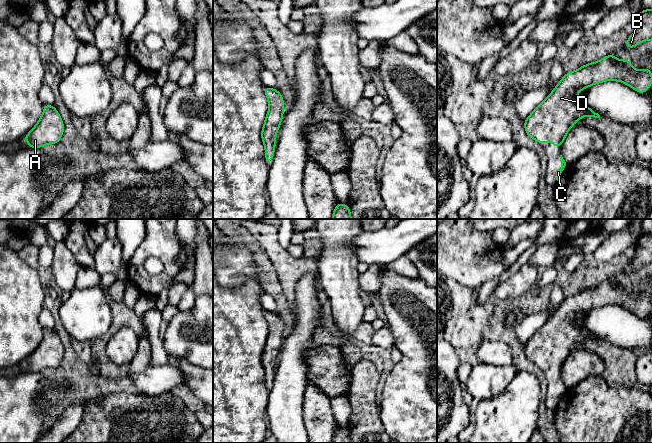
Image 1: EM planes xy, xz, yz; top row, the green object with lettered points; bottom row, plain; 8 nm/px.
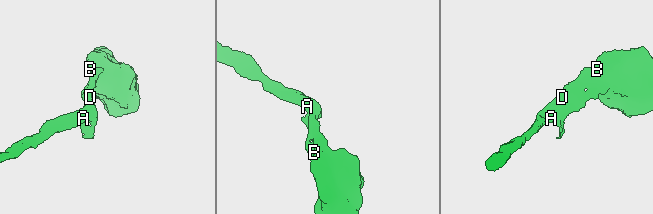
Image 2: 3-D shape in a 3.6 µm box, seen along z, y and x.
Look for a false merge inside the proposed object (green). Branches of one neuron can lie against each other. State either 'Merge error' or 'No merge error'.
No merge error

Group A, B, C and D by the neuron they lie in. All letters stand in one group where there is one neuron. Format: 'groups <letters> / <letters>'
groups A B C D

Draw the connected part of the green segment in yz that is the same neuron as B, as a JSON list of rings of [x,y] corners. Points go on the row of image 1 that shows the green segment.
[[[644,8],[634,23],[636,30],[633,34],[629,35],[626,41],[627,50],[634,48],[644,41],[652,40],[652,10]]]

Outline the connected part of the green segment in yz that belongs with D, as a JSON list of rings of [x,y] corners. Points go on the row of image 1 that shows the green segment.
[[[609,54],[599,61],[565,73],[554,90],[525,119],[526,134],[541,145],[548,140],[556,148],[561,147],[570,128],[581,117],[600,118],[593,109],[576,101],[577,94],[607,80],[623,82],[643,94],[651,87],[652,71],[634,69],[631,59],[619,60]]]

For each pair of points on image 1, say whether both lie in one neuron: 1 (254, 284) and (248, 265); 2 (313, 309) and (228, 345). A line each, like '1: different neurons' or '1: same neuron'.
1: different neurons
2: different neurons

